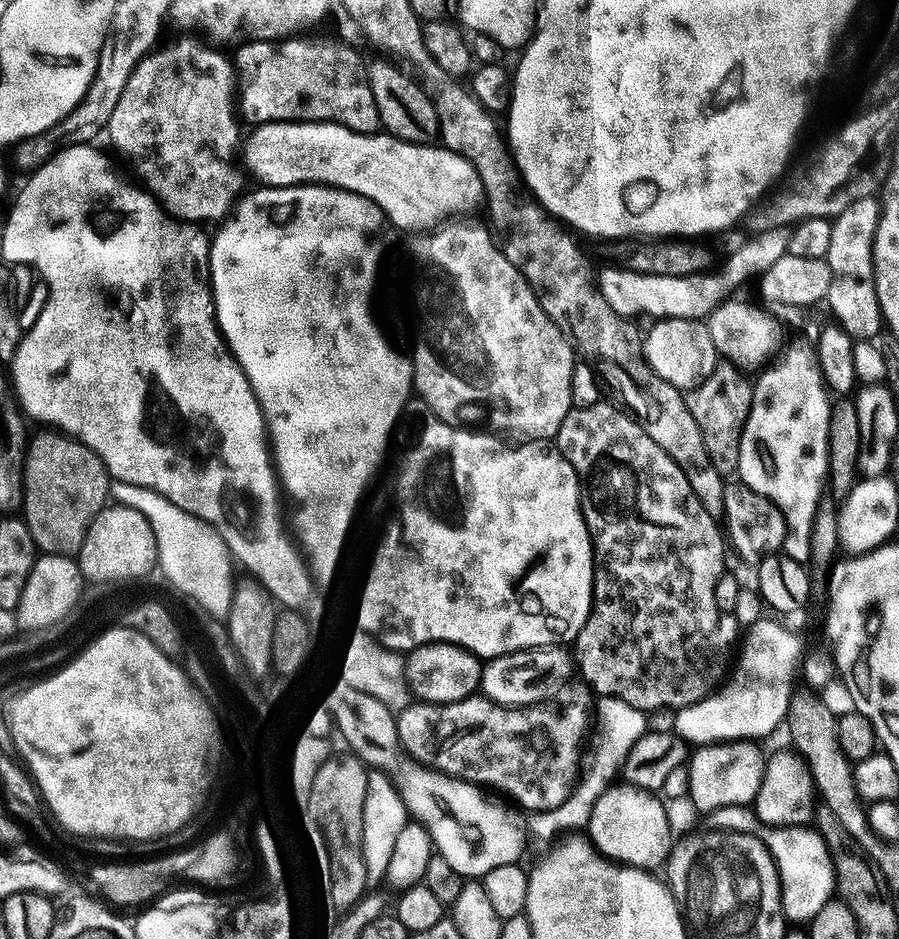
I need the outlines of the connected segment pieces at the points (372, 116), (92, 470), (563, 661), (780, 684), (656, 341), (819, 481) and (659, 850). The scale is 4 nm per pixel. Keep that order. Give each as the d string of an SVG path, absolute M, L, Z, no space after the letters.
M284 38L279 42L274 40L249 40L247 44L241 44L239 47L235 49L234 52L234 63L236 65L236 75L238 77L238 112L241 117L245 121L249 120L249 125L255 126L257 124L269 124L270 122L274 122L275 120L329 120L330 122L334 122L335 124L341 124L342 126L346 126L350 130L354 130L355 132L378 132L381 131L382 125L380 123L380 115L378 114L378 106L374 102L374 94L370 90L370 82L368 81L368 73L366 71L365 61L360 61L360 56L355 52L354 49L351 48L348 44L339 44L336 40L298 40L302 38Z
M40 430L27 441L22 459L22 519L30 530L30 538L41 553L50 556L75 557L96 513L105 507L110 496L110 477L102 458L81 440L59 430Z
M550 644L547 648L527 648L521 652L511 652L505 656L496 656L487 661L484 667L484 683L482 692L495 704L506 704L510 708L529 708L532 704L543 704L555 697L574 676L574 656L567 647Z
M765 618L747 625L742 636L744 649L739 649L738 659L731 669L726 682L721 683L712 695L685 708L675 709L676 725L674 731L677 736L683 737L692 746L706 744L726 744L730 740L755 740L763 741L763 736L768 736L776 727L783 725L788 719L788 707L792 702L792 694L797 691L797 678L802 672L802 661L806 656L804 640L792 628L779 624L776 620Z
M660 318L644 336L644 357L654 372L670 386L681 390L697 388L710 378L722 357L704 320L669 320Z
M804 340L792 346L790 344L783 351L782 359L776 363L761 371L760 381L757 379L754 384L752 410L742 434L738 480L739 483L750 486L750 490L770 498L782 510L788 526L783 555L794 558L799 564L807 565L812 559L814 520L820 510L820 501L825 499L826 485L830 480L828 443L834 400L826 387L820 358L813 345L811 348Z
M627 782L613 783L596 803L586 825L587 835L608 859L635 868L656 870L659 864L661 867L667 861L674 843L667 806L669 807L655 791Z

